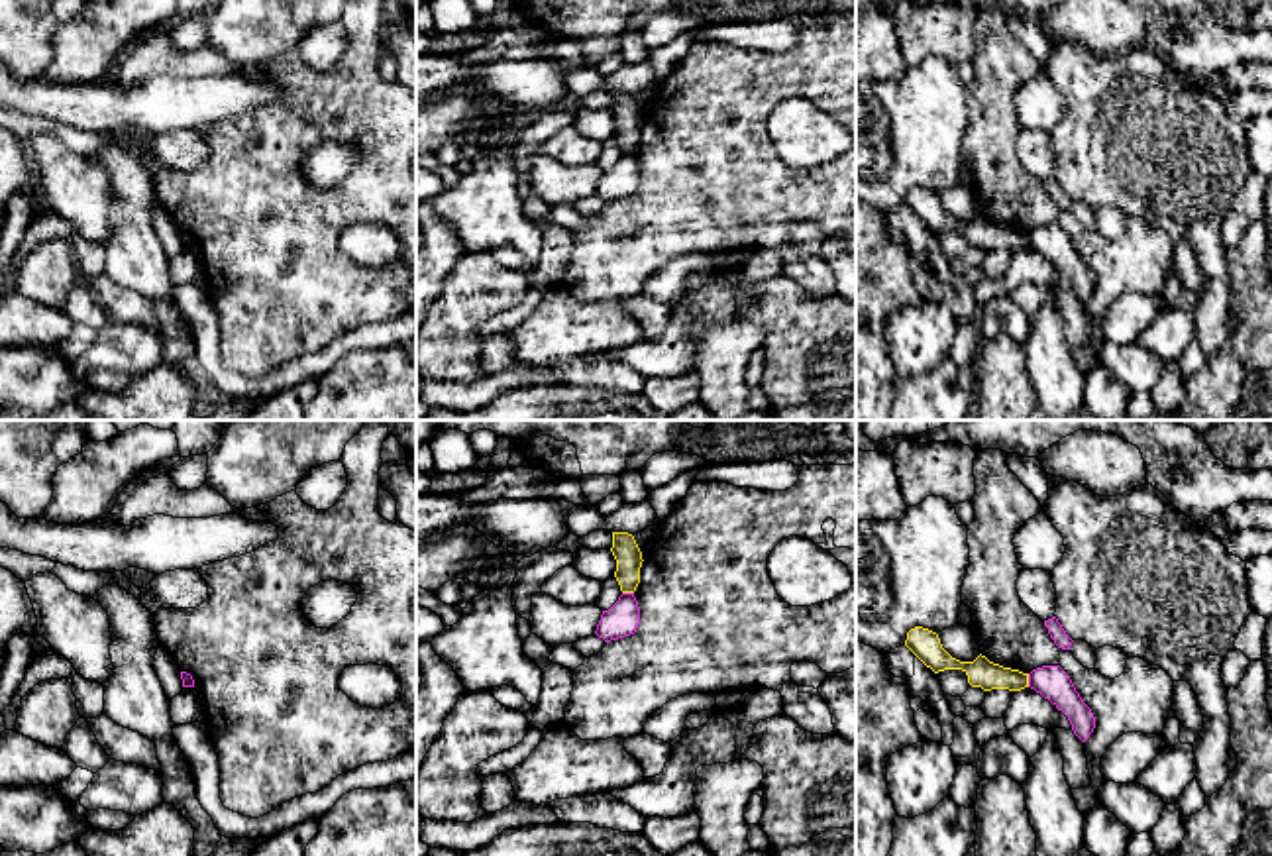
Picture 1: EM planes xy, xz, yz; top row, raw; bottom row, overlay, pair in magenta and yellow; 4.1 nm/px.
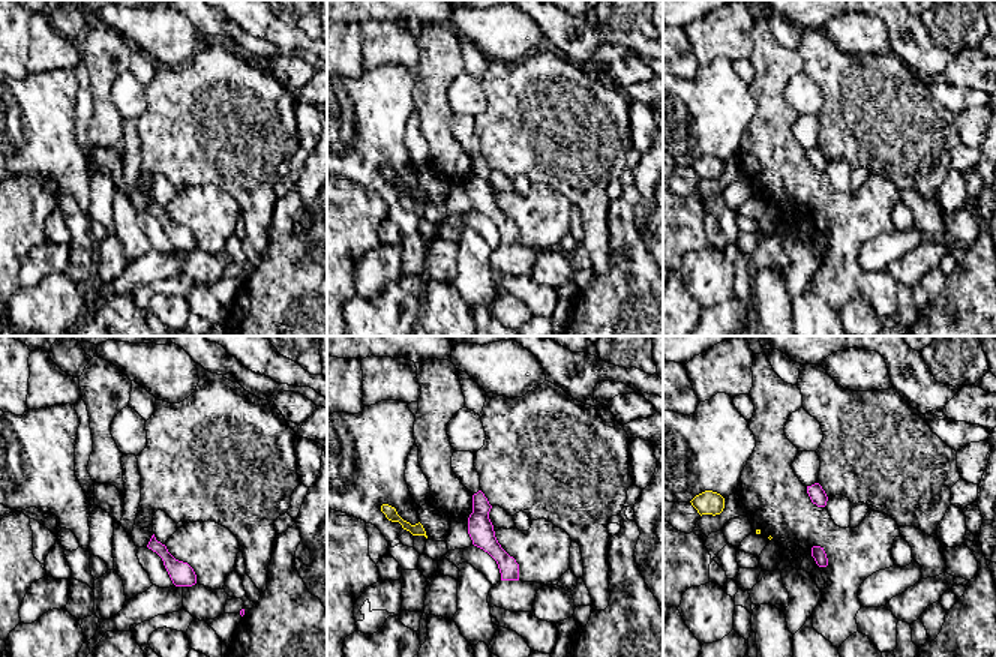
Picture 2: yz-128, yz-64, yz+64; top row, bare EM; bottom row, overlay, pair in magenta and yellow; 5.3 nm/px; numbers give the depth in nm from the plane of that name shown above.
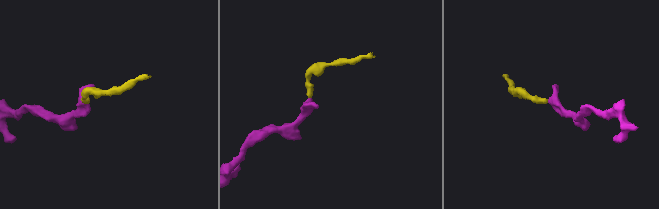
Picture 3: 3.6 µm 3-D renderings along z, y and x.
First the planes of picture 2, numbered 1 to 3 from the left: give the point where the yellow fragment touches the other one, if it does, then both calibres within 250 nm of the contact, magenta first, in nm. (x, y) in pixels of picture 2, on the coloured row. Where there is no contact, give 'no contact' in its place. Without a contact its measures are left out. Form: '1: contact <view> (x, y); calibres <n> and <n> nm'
1: no contact
2: no contact
3: no contact

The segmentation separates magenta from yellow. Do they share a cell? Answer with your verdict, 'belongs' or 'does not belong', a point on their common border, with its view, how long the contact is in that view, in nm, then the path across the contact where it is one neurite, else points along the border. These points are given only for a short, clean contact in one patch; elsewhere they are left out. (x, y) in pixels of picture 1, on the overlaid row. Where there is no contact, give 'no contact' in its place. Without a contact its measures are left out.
does not belong; contact yz (1029, 680); length 60 nm; border yz (1027, 674), (1029, 686)

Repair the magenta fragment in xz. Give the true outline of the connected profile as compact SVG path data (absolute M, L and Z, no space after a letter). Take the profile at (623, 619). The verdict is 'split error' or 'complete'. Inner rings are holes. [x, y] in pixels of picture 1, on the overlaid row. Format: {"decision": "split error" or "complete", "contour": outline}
{"decision": "complete", "contour": "M622 593L609 611L603 611L595 634L605 642L610 642L634 634L638 624L638 601L634 593Z"}

